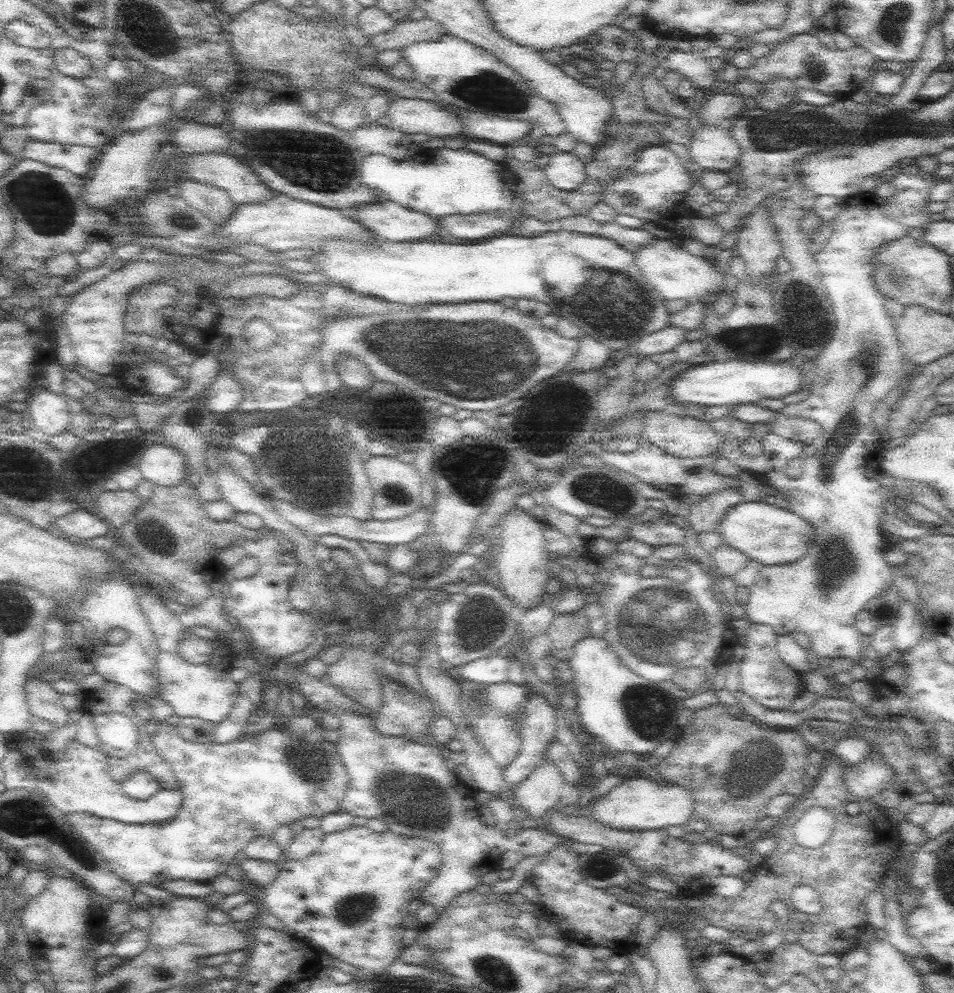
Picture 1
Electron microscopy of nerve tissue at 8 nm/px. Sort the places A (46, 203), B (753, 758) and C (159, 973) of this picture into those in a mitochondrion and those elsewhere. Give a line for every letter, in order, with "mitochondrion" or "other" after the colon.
A: mitochondrion
B: mitochondrion
C: mitochondrion

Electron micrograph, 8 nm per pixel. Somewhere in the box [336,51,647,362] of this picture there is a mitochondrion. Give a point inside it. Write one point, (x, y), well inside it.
(489, 89)

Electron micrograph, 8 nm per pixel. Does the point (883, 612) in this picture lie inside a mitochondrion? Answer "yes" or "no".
no

